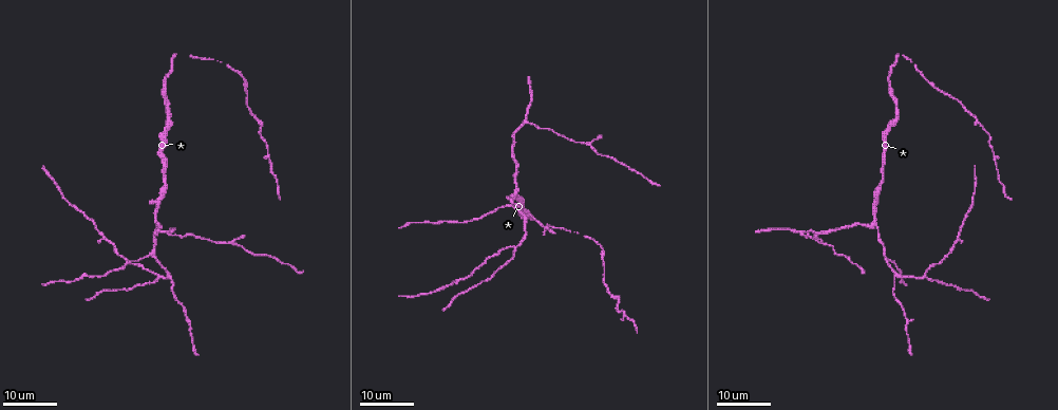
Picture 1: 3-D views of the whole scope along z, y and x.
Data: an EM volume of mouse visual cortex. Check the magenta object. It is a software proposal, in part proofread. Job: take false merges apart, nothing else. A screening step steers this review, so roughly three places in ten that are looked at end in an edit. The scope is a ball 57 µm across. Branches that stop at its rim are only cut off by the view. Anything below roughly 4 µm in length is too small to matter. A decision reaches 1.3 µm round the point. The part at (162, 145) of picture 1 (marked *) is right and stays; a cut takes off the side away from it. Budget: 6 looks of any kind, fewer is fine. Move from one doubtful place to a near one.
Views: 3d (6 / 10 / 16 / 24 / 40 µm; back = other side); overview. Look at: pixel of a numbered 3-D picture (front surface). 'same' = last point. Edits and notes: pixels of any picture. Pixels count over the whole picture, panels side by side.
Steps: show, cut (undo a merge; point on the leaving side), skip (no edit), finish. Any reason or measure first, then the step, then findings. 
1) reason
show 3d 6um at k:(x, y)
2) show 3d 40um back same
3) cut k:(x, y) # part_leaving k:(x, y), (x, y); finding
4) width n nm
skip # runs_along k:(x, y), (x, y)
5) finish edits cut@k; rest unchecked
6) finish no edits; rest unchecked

thick turns thin
show 3d 24um at 1:(165, 96)

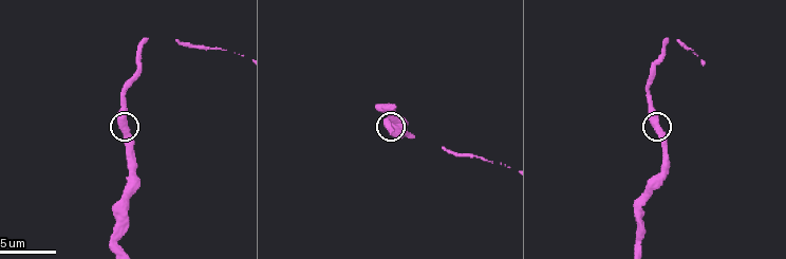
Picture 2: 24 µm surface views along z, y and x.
show 3d 10um at 2:(126, 128)

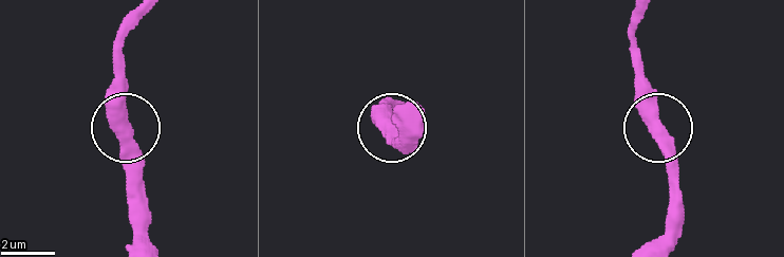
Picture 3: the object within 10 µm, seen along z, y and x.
width 460 nm
skip # one cell here

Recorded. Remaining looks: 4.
a fork
show 3d 16um at 1:(894, 273)

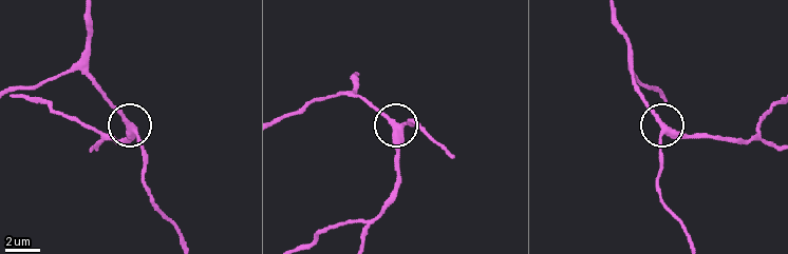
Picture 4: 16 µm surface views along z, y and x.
show 3d 10um at 4:(135, 131)

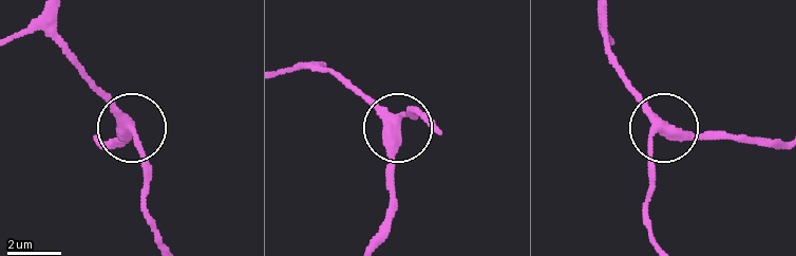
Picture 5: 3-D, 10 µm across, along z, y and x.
from behind
show 3d 10um back at 5:(660, 131)

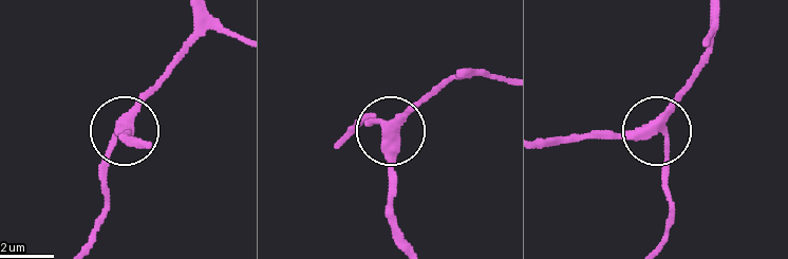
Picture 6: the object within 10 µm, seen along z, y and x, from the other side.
width 350 nm
skip # runs_along 6:(192, 17), (188, 51), (145, 98), (115, 146), (104, 191); all the same cell

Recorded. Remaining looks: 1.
finish no edits; rest unchecked

